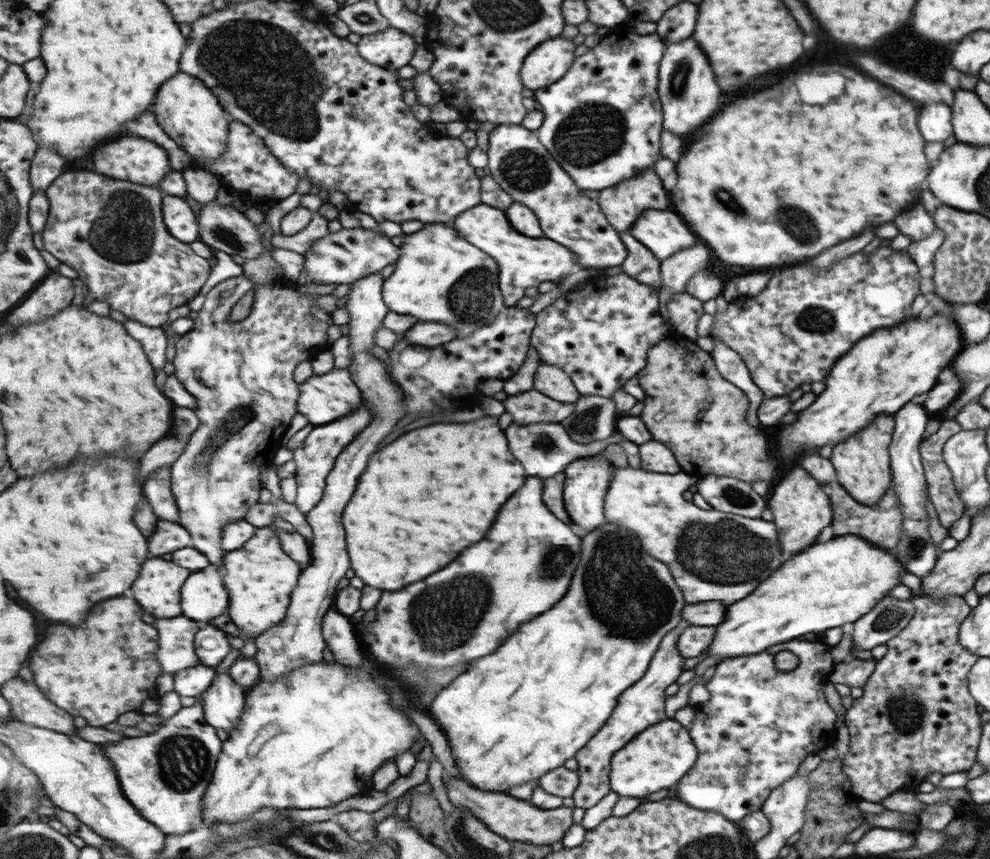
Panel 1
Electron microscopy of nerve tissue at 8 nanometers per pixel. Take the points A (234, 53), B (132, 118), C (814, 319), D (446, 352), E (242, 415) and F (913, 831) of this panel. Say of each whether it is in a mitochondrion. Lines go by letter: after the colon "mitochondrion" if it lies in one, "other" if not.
A: mitochondrion
B: other
C: mitochondrion
D: other
E: mitochondrion
F: other

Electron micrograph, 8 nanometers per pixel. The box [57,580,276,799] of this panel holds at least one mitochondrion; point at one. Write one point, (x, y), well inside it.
(182, 761)

